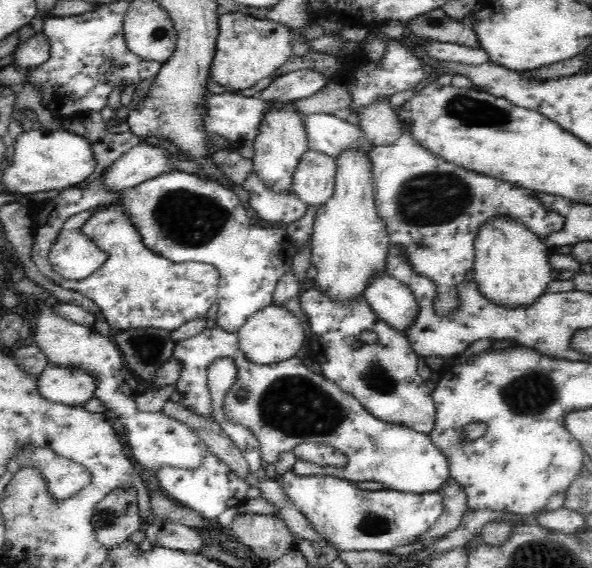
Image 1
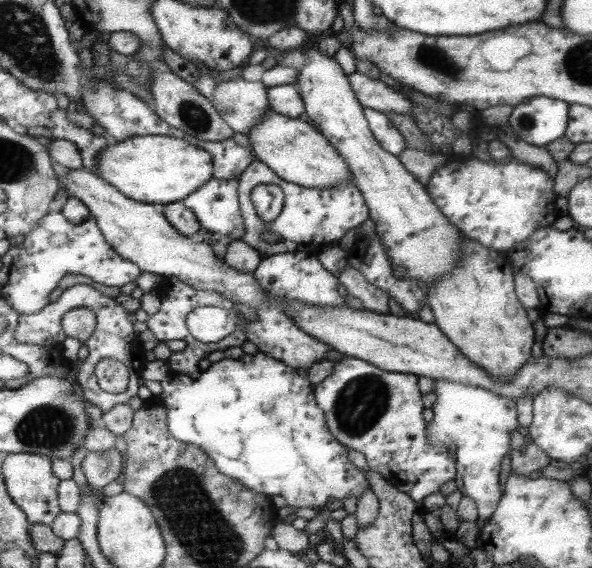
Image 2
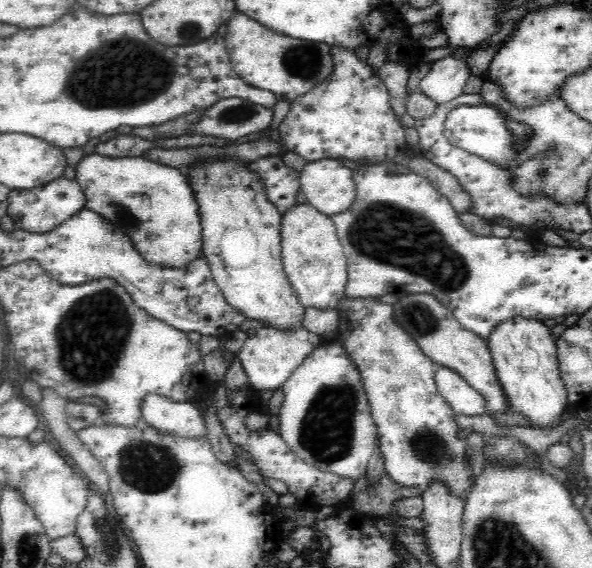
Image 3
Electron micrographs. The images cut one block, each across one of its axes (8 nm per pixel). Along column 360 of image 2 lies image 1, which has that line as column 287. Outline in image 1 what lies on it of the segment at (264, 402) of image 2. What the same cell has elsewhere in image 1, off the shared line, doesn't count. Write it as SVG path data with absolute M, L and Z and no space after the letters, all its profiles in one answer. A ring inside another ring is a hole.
M288 470L282 476L282 490L290 496L292 504L312 524L312 528L334 548L354 552L382 552L406 544L414 544L420 536L430 532L444 512L440 492L398 492L398 490L358 490L354 482L338 476L324 474L326 478L300 478Z

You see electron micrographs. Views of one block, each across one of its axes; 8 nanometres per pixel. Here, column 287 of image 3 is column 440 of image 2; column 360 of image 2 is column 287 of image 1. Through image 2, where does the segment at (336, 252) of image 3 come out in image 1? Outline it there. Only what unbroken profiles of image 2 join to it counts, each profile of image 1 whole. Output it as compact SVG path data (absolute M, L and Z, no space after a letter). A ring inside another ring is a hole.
M266 100L266 110L260 116L258 134L254 138L254 174L266 182L266 186L272 186L276 190L292 190L292 176L294 170L302 158L302 154L308 150L308 136L306 136L306 124L304 116L300 114L296 102L278 102L278 100Z

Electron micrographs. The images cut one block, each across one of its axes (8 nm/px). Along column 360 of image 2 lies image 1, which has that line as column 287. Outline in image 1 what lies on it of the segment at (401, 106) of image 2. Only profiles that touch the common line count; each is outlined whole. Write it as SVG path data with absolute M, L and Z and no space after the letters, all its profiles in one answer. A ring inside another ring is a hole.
M294 70L276 78L264 92L260 92L260 100L278 100L278 102L298 102L302 98L310 98L320 92L328 84L330 76L312 70Z

